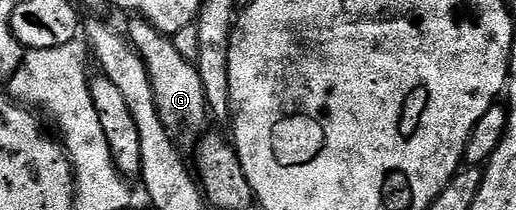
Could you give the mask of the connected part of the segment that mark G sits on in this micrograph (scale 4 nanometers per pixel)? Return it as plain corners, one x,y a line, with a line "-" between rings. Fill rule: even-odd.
131,19
125,30
125,37
132,49
139,53
148,71
156,99
157,115
161,123
174,138
175,144
183,151
194,150
199,138
208,128
209,110
205,99
205,87
201,87
201,75
195,62
187,61
177,52
174,40
168,34
157,31
148,21
-
207,125
207,126
206,126

